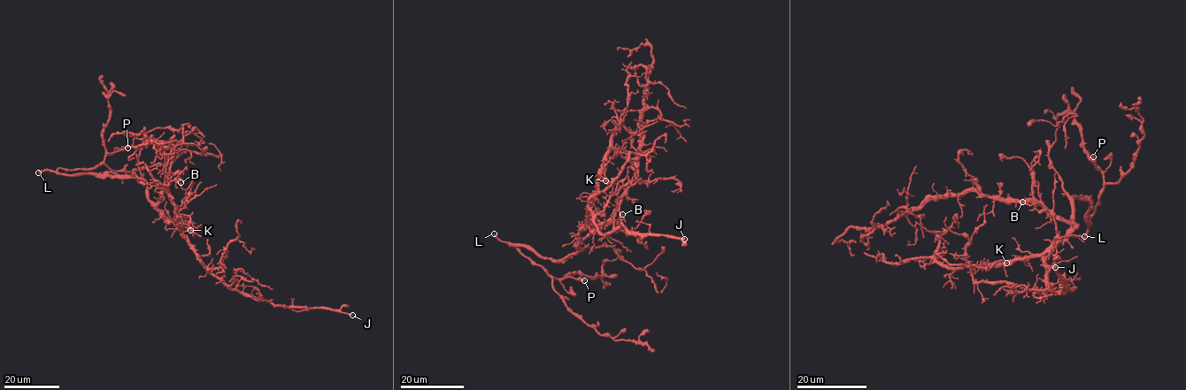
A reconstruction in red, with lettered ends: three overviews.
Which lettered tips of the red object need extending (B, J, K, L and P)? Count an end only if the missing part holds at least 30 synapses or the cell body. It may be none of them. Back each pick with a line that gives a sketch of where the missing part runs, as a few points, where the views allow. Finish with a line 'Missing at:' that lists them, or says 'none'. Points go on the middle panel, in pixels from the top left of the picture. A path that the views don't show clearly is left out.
L: course (494, 233), (481, 210), (471, 202)
Missing at: J, L

